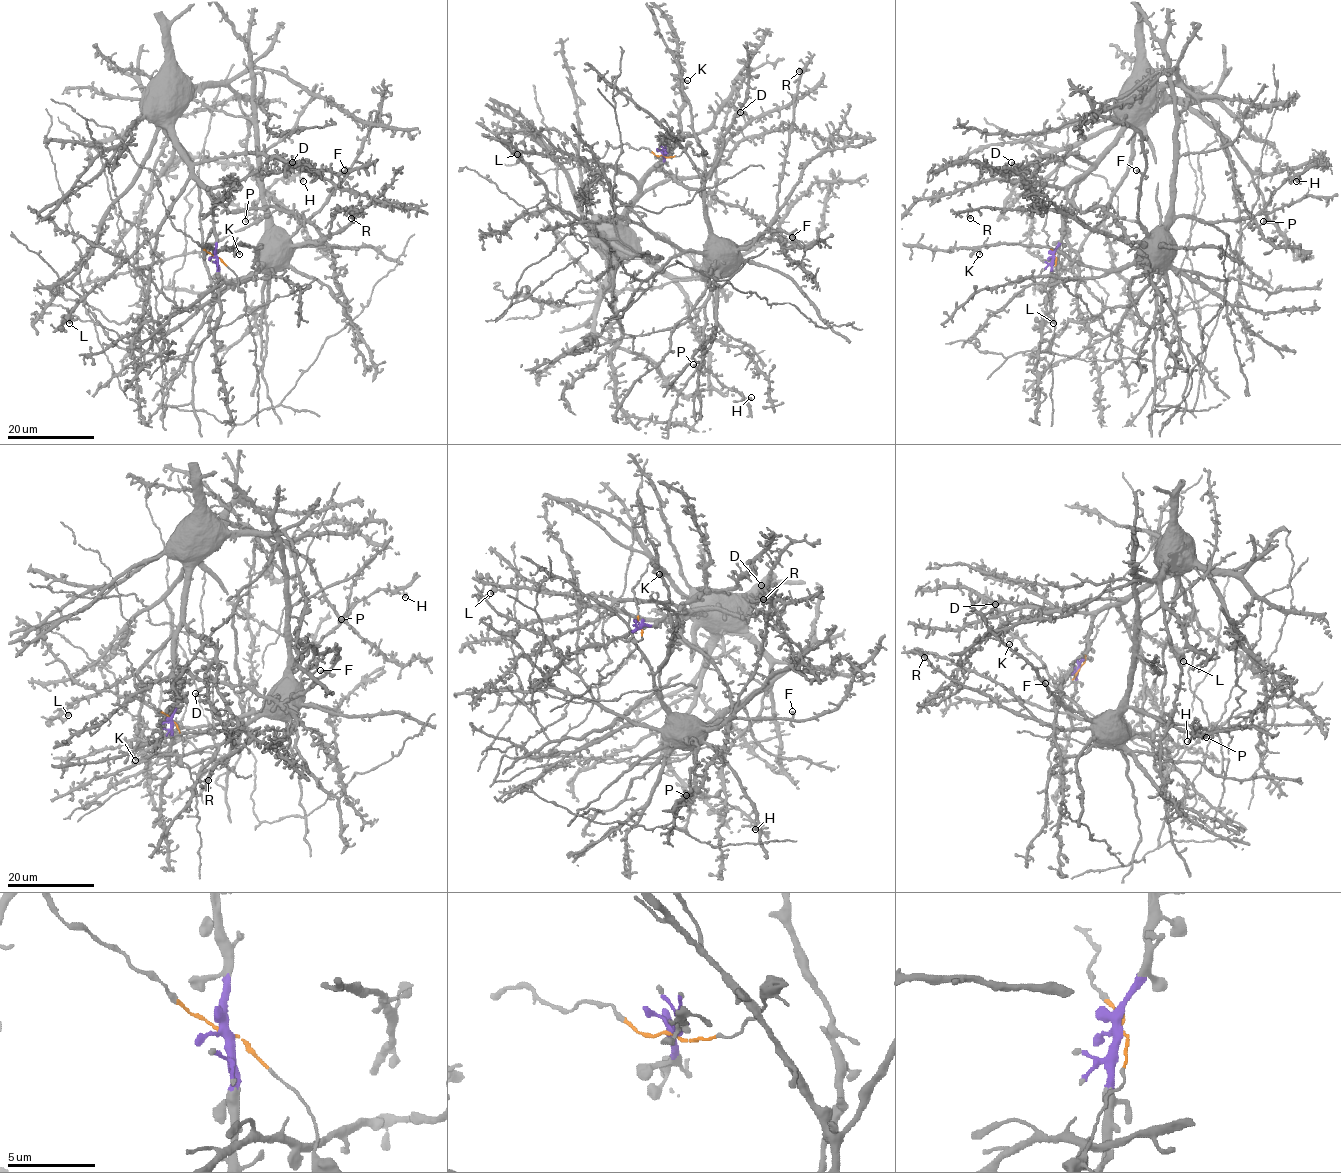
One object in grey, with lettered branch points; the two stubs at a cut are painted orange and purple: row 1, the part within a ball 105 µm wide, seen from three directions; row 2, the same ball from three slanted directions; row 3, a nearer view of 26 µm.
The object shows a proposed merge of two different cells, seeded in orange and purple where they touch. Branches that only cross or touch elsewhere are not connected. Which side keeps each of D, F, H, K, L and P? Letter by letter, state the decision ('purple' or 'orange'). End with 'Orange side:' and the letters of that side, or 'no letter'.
D: purple
F: orange
H: orange
K: orange
L: purple
P: orange
Orange side: F, H, K, P

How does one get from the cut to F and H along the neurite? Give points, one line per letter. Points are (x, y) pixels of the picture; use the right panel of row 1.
F: (1054, 256), (1052, 285), (1102, 277), (1135, 260), (1147, 238), (1136, 170)
H: (1054, 256), (1047, 284), (1102, 277), (1126, 268), (1176, 217), (1251, 218), (1285, 180), (1298, 176), (1296, 181)

